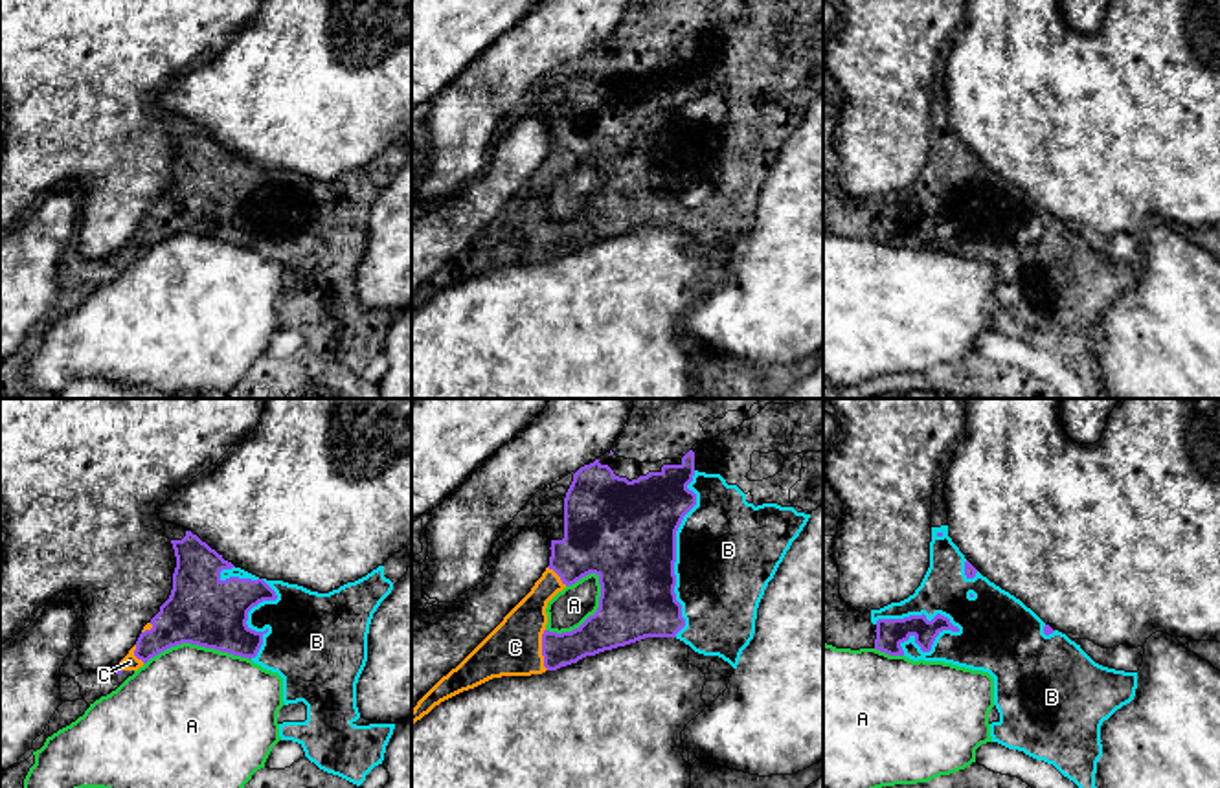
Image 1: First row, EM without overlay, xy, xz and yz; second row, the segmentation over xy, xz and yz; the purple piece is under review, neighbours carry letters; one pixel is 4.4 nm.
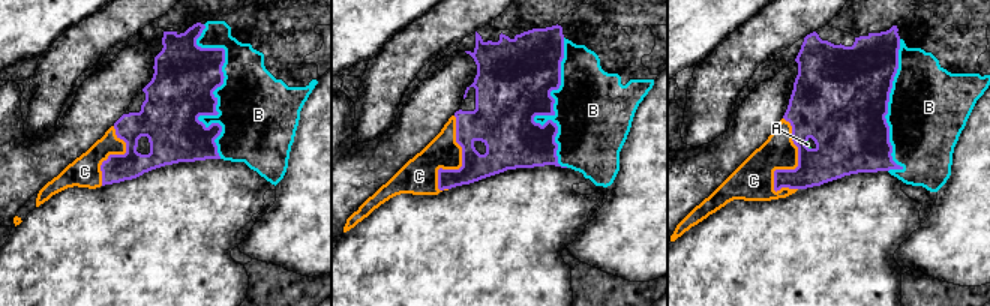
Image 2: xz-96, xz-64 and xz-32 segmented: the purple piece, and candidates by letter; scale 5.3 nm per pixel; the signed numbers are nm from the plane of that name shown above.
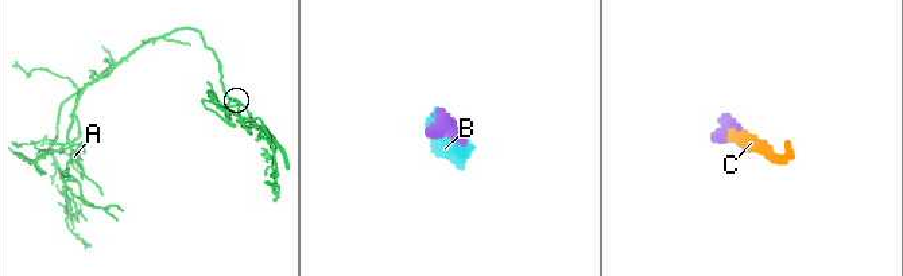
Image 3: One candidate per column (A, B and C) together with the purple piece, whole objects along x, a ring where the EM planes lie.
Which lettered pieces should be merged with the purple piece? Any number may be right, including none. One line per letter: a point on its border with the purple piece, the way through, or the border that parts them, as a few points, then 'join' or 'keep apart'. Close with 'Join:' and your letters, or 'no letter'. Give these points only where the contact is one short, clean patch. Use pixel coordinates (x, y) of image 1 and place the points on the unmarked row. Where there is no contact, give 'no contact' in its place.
A: contact xz (590, 204); keep apart
B: contact yz (917, 204); join
C: contact xz (542, 237); join
Join: B, C

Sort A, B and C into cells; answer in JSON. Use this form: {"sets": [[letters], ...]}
{"sets": [["A"], ["B", "C"]]}

